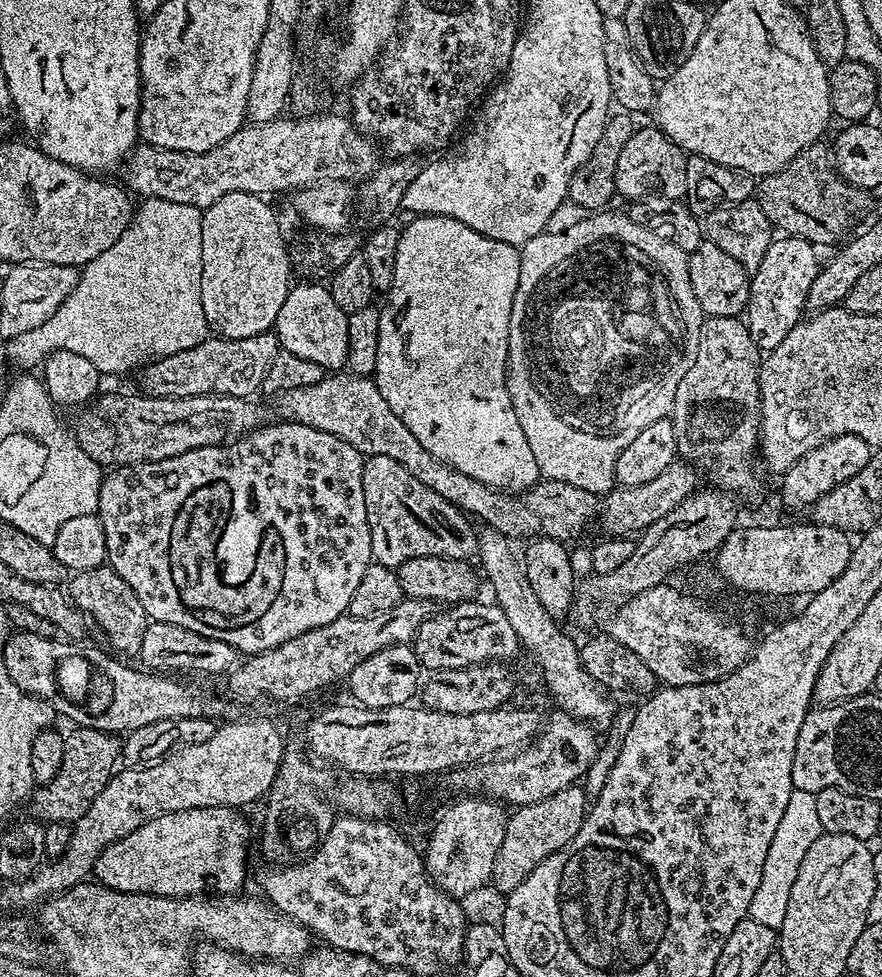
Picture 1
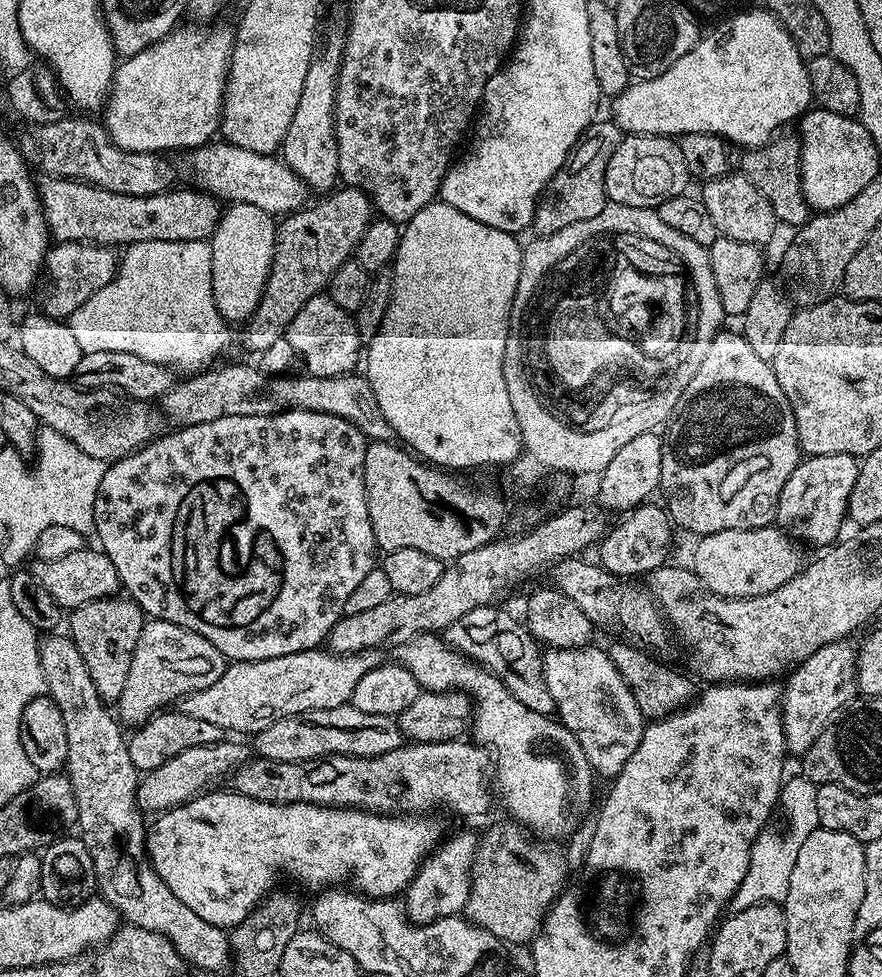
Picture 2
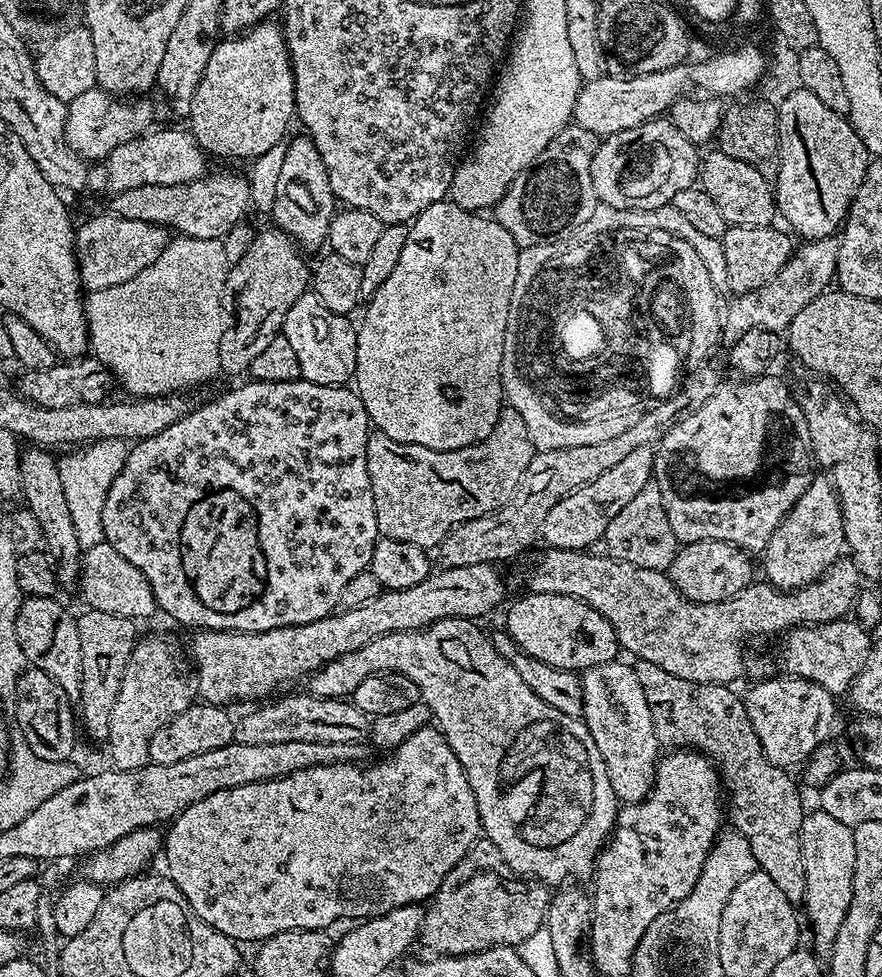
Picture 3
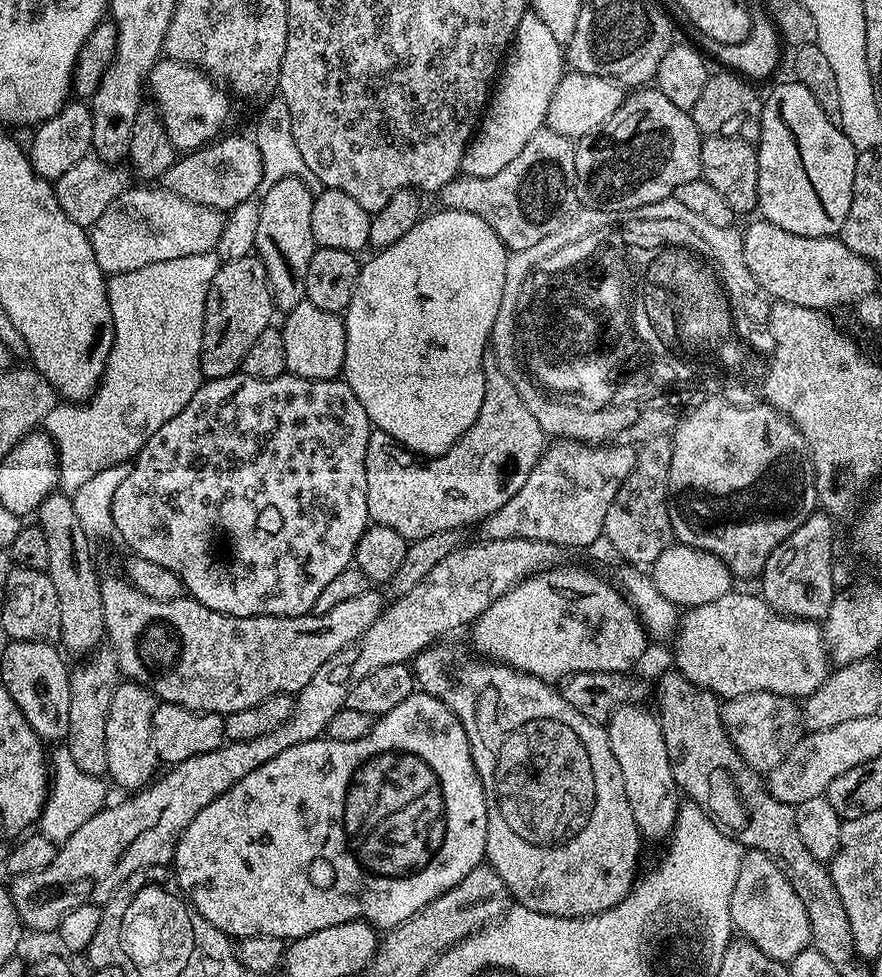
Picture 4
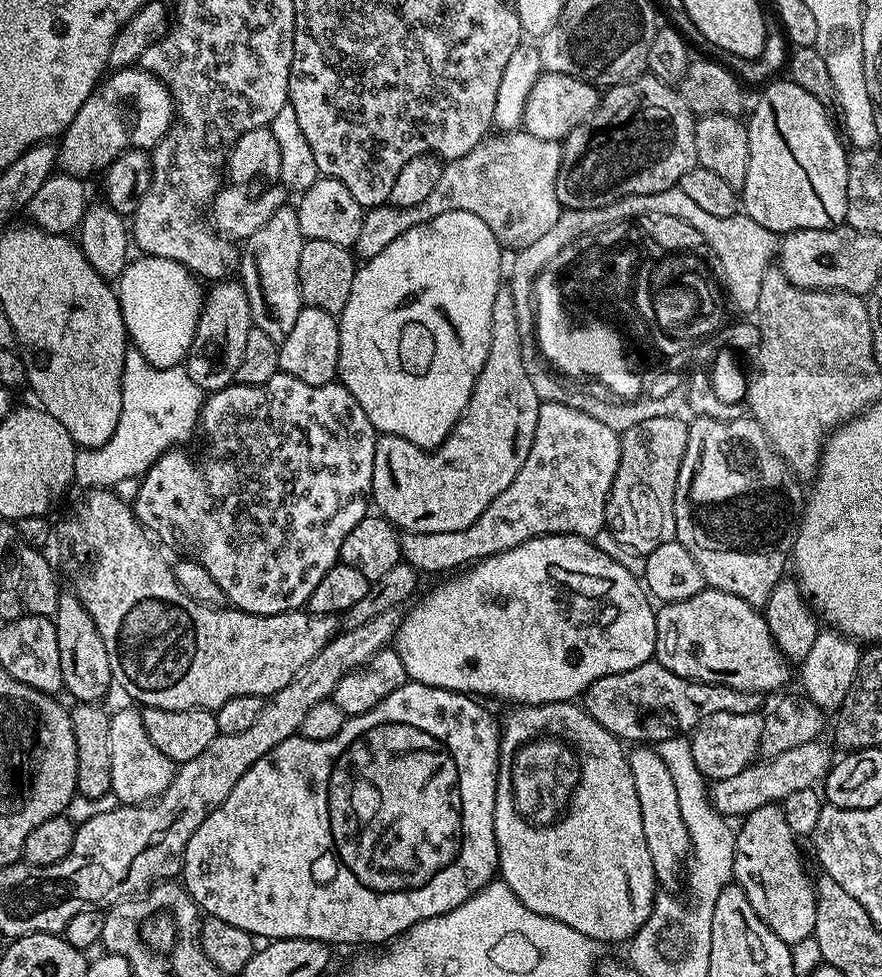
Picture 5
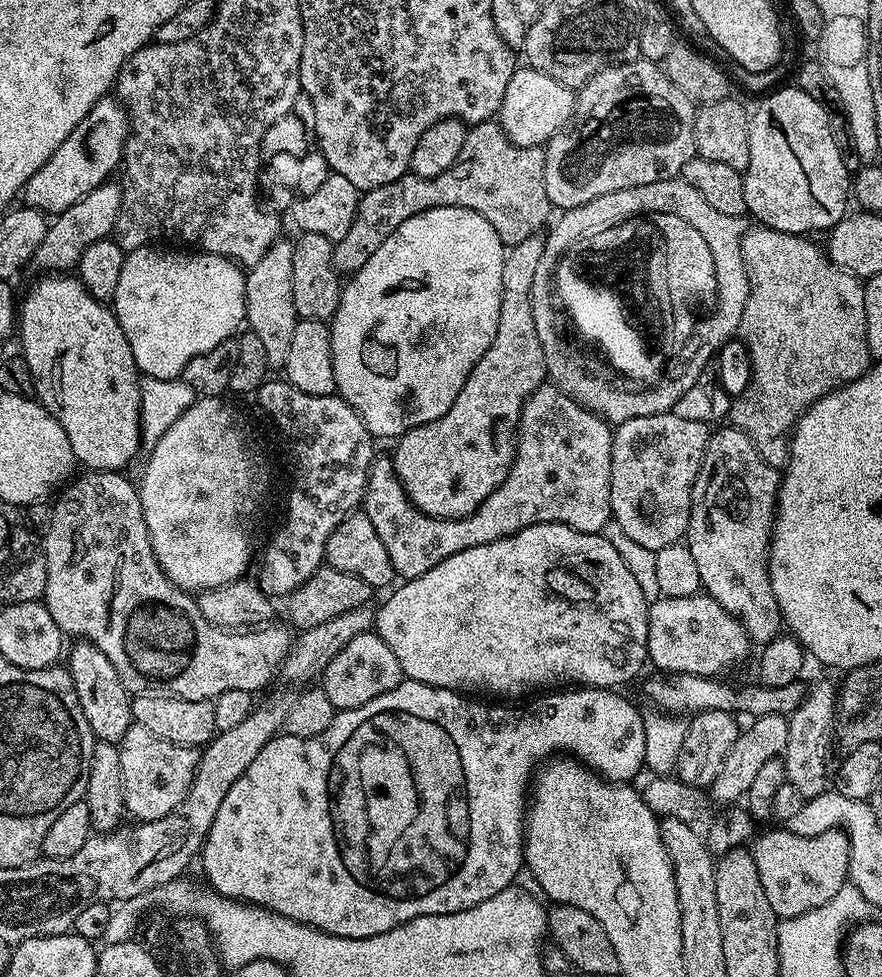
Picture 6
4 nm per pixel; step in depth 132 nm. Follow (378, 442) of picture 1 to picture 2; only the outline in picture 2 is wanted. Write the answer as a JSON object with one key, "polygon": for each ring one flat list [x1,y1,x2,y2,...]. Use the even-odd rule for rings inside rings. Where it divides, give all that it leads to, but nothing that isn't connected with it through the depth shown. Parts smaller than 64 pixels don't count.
{"polygon":[[228,364,222,368,209,367,175,383,167,394,158,401,159,411,165,421,176,428,198,426,202,422,214,422,214,418,223,416,277,416,280,412,289,412,292,408,298,410,314,410,322,414,334,414,338,418,346,418,369,441,391,441,394,433,390,422,378,410,378,398,374,398,374,390,370,390,367,375,349,374,346,376,309,376,293,374,291,376,267,376,259,367,248,364]]}

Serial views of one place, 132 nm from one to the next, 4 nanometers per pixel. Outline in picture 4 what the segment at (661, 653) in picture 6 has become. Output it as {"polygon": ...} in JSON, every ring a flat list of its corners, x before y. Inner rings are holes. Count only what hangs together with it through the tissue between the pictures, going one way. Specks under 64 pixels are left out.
{"polygon":[[730,590,722,598,714,598,714,602,706,602,697,608,689,608,679,617,678,627,674,637,674,645,676,644,676,664,675,671,681,672,690,682,694,682,699,688,710,690,715,696,724,700,733,700,739,696,746,694,754,694,755,692,769,692,775,696,791,696,793,698,803,698,814,694,814,690,818,690,823,686,824,681,830,675,830,661,824,646,824,634,821,625,814,620,796,620,793,616,784,616,781,612,773,610,767,602,764,601,763,595,755,594,751,596,748,592,736,592]]}

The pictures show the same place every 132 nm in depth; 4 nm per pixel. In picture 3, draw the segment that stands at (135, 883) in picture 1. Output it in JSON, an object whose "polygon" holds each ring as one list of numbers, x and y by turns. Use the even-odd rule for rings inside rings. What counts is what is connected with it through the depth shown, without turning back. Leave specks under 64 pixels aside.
{"polygon":[[429,726,410,734,410,738,406,738,398,745,391,756,392,760,384,760,381,764,369,763,367,766,361,766,356,762,319,764,277,780,267,780,250,786,234,786,230,790,218,790,218,794,210,794,194,802,171,821,172,829,163,837,162,860,164,856,165,862,168,863,168,879,175,882,199,920,237,942,268,940,276,932,328,930,335,920,363,922,374,916,385,916,390,910,407,904,431,901,444,879,450,874,450,870,454,870,454,866,458,866,458,862,464,858,470,846,481,839,478,806,470,790,470,782,439,727]]}

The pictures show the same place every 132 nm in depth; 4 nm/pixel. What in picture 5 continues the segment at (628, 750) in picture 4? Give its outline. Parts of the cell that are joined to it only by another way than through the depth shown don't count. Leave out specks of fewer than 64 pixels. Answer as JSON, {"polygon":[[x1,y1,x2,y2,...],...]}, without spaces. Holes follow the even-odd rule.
{"polygon":[[636,746,628,752,628,765,634,774,634,790,638,790,638,807,642,809,642,831,646,834,646,846,650,850,650,862,654,862,656,883,661,889,676,890,681,887,686,876,686,865,692,855,692,839,688,833,686,822,682,822,682,806,678,806,678,793,674,786,674,778,666,762,657,754,655,747]]}

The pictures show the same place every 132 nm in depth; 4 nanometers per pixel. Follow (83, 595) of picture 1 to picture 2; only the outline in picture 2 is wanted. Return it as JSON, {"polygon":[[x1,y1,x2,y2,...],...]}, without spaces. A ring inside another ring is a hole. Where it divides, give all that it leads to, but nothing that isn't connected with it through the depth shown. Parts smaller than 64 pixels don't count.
{"polygon":[[117,594,86,602,71,609,69,616,72,617,69,620,67,617,67,631,86,662,86,670,90,670,90,678,98,694,106,702,119,701,122,686,126,686,126,674,130,674,130,658,134,658,134,646,146,623,145,612,136,605,135,600]]}

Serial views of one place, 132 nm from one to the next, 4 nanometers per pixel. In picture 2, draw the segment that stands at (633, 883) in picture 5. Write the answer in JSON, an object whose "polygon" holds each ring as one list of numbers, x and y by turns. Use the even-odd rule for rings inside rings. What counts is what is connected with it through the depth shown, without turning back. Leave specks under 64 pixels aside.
{"polygon":[[425,634,415,636,405,644,395,649,395,659,420,683,425,692,447,692,455,690,466,692,472,697,474,705,470,732,473,732,475,743,490,750,494,757,494,792,504,803,504,808,511,819,524,825,533,837,543,838,548,842,556,842,568,838,579,827,580,822,592,808,592,780,594,773,582,746,578,746,578,738,566,730,566,726,559,719,543,716,530,706,522,706,514,694,510,694,507,686,492,672,488,672,481,664,456,652,439,635],[311,648,305,652,286,654,282,658,265,660,238,660,225,667,222,678,179,701,179,711,218,726,221,733,248,732,255,734,274,726,282,718,310,710,330,710,351,701,354,686,362,674,370,674,385,663,383,651,367,648,349,656,331,650]]}

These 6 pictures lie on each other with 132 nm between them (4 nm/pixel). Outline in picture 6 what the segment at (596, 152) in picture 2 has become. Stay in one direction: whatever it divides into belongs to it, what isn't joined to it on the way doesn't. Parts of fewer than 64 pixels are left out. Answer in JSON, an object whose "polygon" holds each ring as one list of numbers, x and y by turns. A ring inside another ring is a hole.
{"polygon":[[495,119,471,125,462,154,458,154,450,170,442,170,442,174,434,178,409,174,361,195,354,222,350,222,350,230,346,230,346,238,335,241,332,246,337,272,351,274,362,270,370,254,374,254,374,250,378,250,378,246,382,246,382,242,386,242,406,218,414,218,414,214,422,214,431,208,454,206,482,214,482,218,494,226,505,246,537,235,540,227,549,223,548,215,554,212,550,198,546,198,544,154,543,147,519,148,510,142]]}

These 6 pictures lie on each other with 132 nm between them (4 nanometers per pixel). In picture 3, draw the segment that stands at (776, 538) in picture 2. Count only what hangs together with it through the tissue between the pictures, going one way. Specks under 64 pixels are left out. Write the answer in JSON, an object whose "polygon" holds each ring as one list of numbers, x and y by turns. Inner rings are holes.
{"polygon":[[695,540,693,544,677,547,666,575,683,596,696,604,722,602,733,600,743,588,753,583,752,560,749,553,729,540]]}

